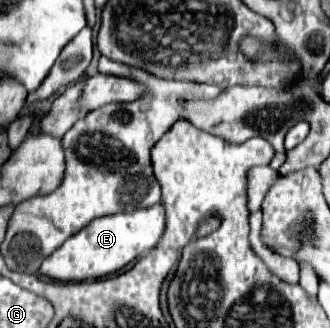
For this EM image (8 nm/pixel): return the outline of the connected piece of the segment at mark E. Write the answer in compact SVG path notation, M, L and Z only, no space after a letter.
M161 202L153 204L151 208L95 218L83 230L67 238L63 246L55 250L55 254L47 256L39 272L63 282L105 278L113 272L119 272L127 264L131 264L135 258L147 256L147 252L151 252L157 246L159 238L163 236L163 228L165 228L165 214L163 214Z

